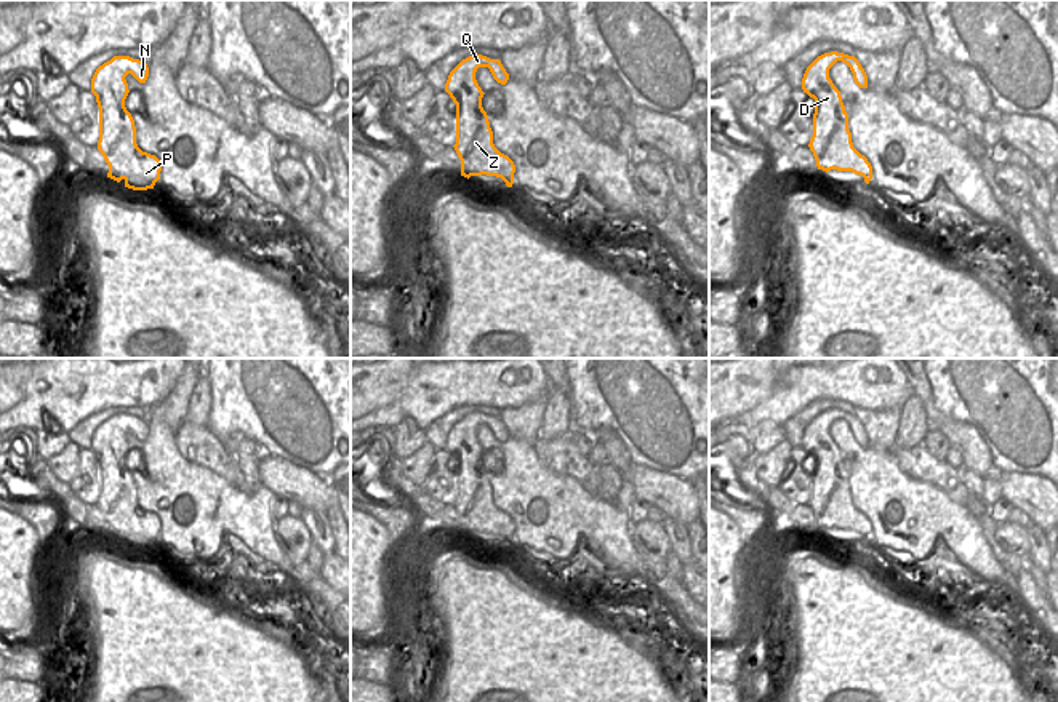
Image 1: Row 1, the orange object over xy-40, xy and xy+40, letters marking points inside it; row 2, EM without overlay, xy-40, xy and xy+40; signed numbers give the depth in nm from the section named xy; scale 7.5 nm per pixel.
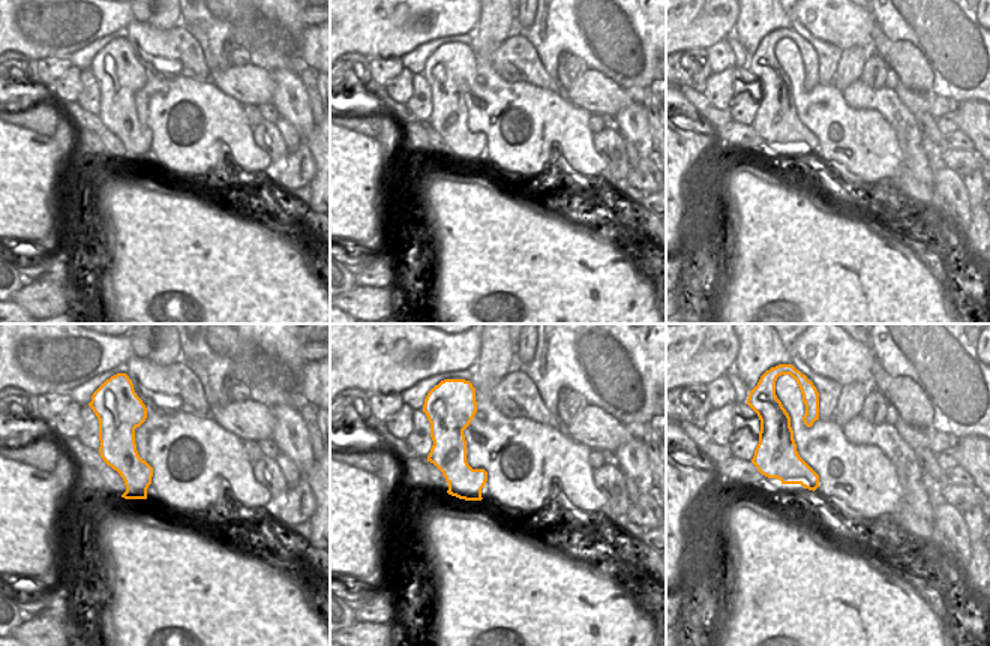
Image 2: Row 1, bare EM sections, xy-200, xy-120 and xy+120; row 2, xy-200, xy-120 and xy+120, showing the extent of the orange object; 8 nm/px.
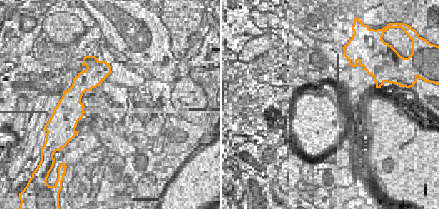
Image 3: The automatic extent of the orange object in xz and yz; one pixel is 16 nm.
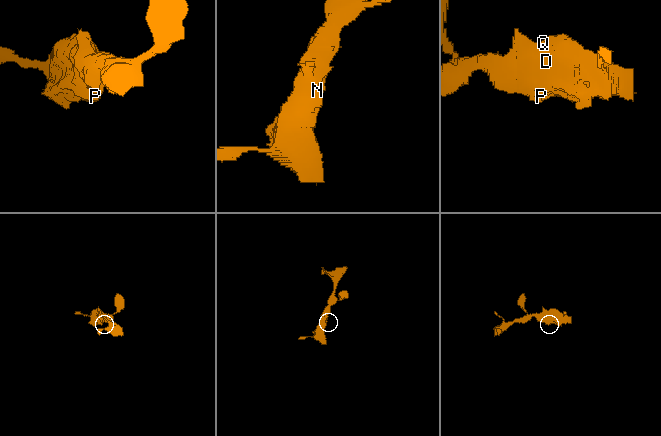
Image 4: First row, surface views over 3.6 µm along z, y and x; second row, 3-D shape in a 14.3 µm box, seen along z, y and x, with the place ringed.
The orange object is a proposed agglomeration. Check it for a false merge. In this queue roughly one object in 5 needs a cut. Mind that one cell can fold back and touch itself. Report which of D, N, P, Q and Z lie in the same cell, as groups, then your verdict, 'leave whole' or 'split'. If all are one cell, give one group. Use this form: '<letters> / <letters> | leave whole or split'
D N P Q Z | leave whole

